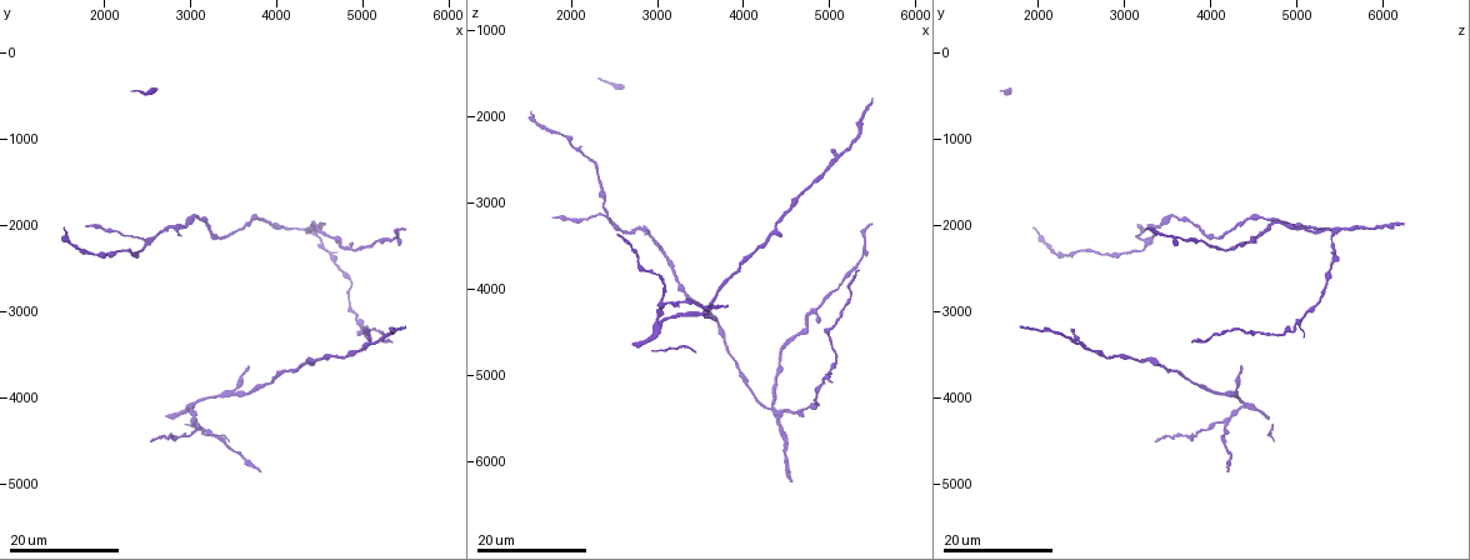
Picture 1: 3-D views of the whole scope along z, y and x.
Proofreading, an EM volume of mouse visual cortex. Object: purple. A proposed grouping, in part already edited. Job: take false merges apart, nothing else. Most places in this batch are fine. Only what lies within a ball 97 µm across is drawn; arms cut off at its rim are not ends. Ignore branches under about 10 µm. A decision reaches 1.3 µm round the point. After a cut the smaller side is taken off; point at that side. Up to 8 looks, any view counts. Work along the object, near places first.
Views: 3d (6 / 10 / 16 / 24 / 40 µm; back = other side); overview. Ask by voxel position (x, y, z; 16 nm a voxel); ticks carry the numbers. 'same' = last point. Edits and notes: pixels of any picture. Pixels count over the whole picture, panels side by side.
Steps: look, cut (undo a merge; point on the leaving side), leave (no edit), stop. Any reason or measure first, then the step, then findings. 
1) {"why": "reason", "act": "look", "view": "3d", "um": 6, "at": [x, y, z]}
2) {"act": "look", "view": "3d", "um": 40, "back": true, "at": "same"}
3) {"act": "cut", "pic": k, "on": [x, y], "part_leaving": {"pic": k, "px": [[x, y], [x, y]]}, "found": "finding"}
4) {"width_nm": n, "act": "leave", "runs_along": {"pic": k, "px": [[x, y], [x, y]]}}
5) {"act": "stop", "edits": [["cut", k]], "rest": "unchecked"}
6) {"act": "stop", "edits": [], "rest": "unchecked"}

{"why": "small branch off a trunk", "act": "look", "view": "3d", "um": 24, "at": [2500, 2150, 3250]}

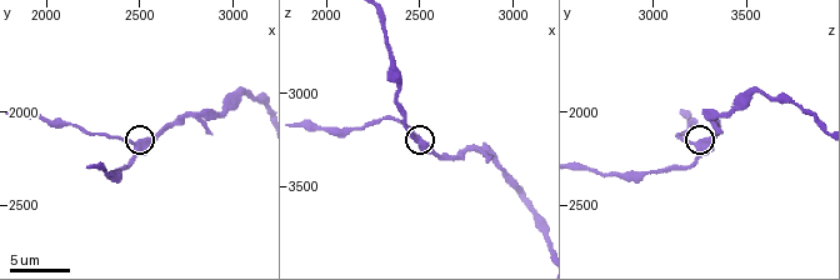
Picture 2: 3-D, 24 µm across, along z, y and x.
{"act": "look", "view": "3d", "um": 10, "at": [2460, 2180, 3240]}

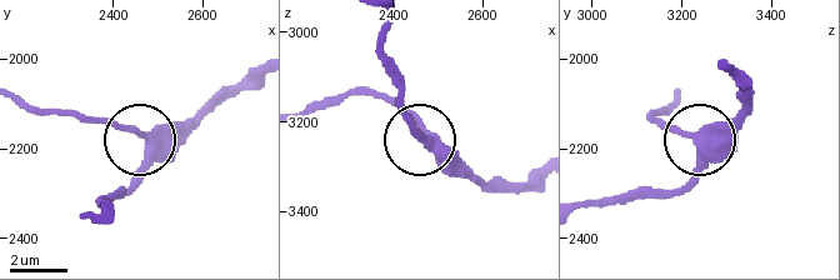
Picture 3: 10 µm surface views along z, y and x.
{"arms": 3, "act": "leave", "found": "all the same cell"}

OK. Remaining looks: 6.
{"act": "look", "view": "3d", "um": 16, "at": [3000, 4100, 4400]}

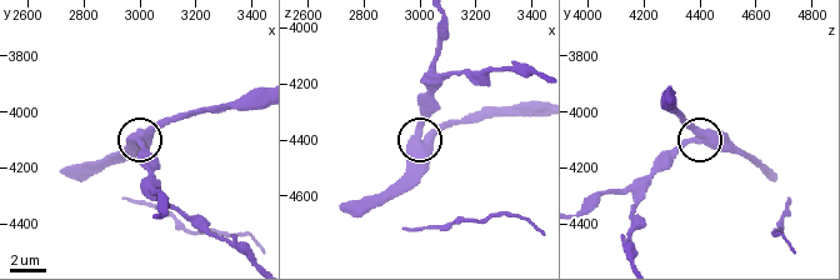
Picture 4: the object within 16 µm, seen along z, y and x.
{"act": "look", "view": "3d", "um": 6, "at": [3000, 4110, 4370]}

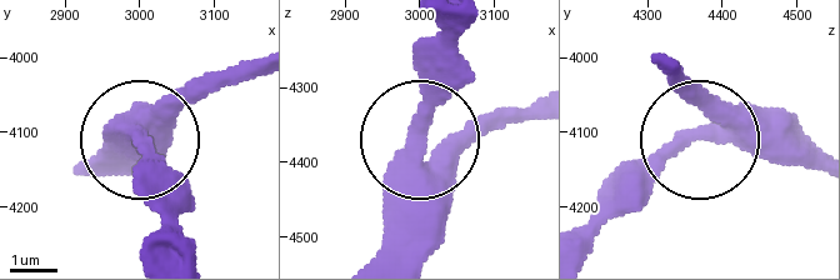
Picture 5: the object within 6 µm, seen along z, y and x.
{"why": "from behind", "act": "look", "view": "3d", "um": 6, "back": true, "at": [2990, 4100, 4380]}

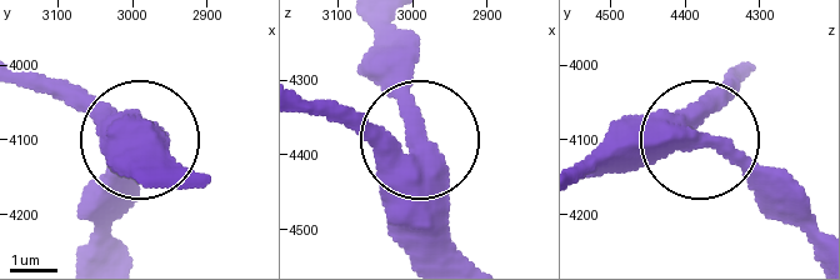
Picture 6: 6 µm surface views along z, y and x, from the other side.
{"act": "leave", "runs_along": {"pic": 6, "px": [[308, 103], [411, 139], [415, 254]]}, "found": "all the same cell"}

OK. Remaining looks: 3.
{"why": "small branch off a trunk", "act": "look", "view": "3d", "um": 24, "at": [3050, 4300, 4200]}

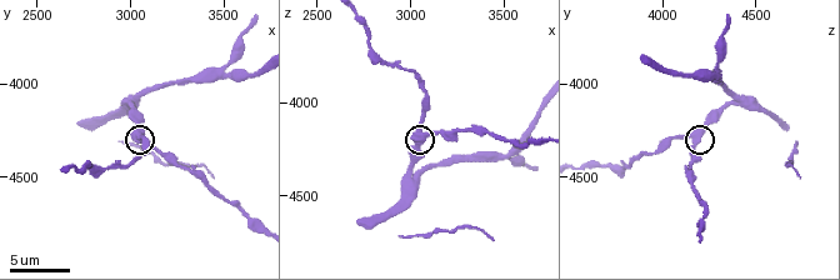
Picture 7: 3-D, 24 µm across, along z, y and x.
{"act": "look", "view": "3d", "um": 6, "at": [3060, 4280, 4180]}

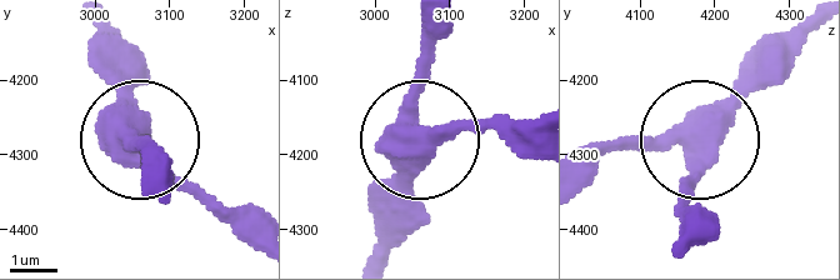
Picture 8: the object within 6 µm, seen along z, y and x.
{"width_nm": 450, "act": "leave", "found": "one cell here"}

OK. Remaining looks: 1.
{"act": "stop", "edits": [], "rest": "unchecked"}

